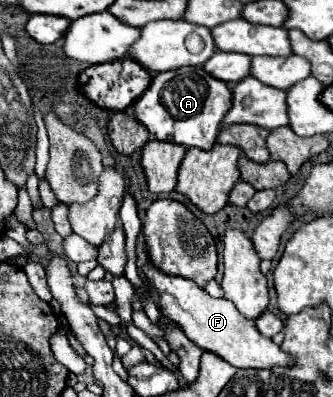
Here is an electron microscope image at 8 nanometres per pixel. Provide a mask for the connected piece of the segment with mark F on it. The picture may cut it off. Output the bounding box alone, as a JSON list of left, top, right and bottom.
[137,238,293,370]

